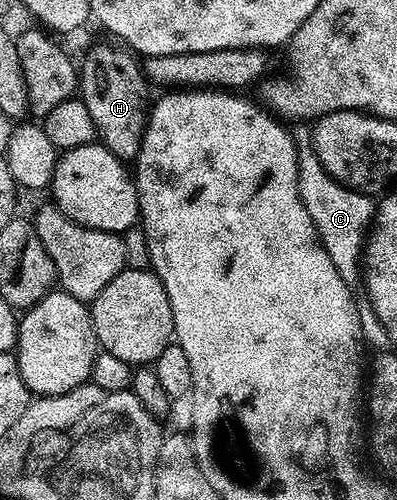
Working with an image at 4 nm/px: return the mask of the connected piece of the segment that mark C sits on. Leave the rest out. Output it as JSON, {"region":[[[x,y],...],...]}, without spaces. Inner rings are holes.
{"region":[[[308,121],[295,122],[290,132],[296,141],[298,187],[302,203],[338,275],[342,275],[346,284],[353,287],[359,286],[362,281],[362,258],[366,253],[368,234],[374,224],[377,202],[369,194],[354,191],[338,183],[338,179],[328,174],[312,146],[312,125]]]}

